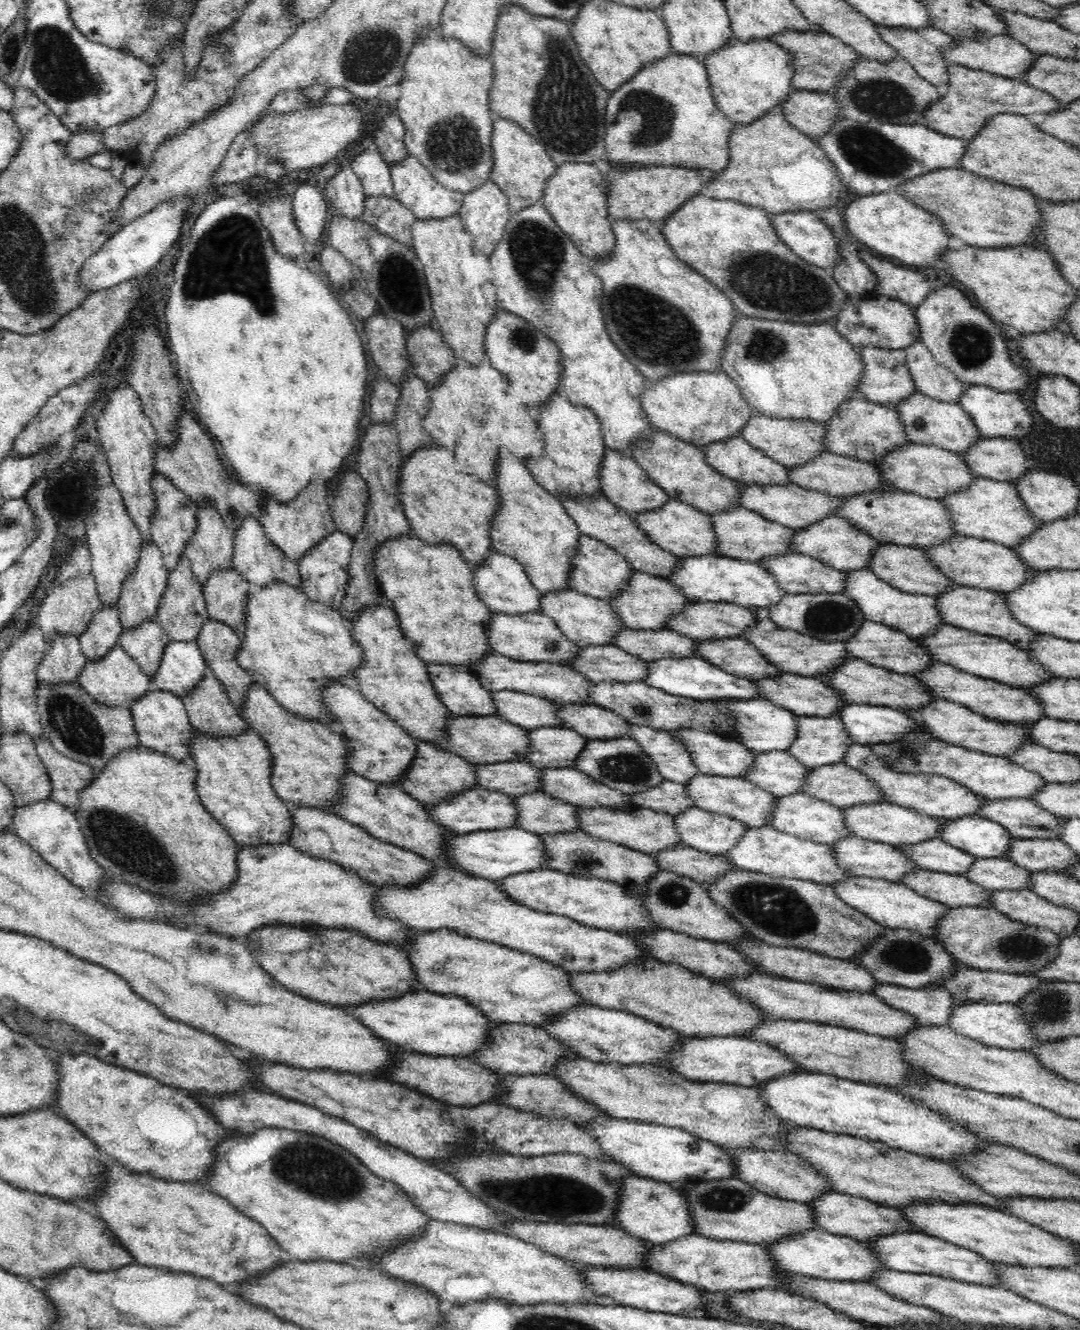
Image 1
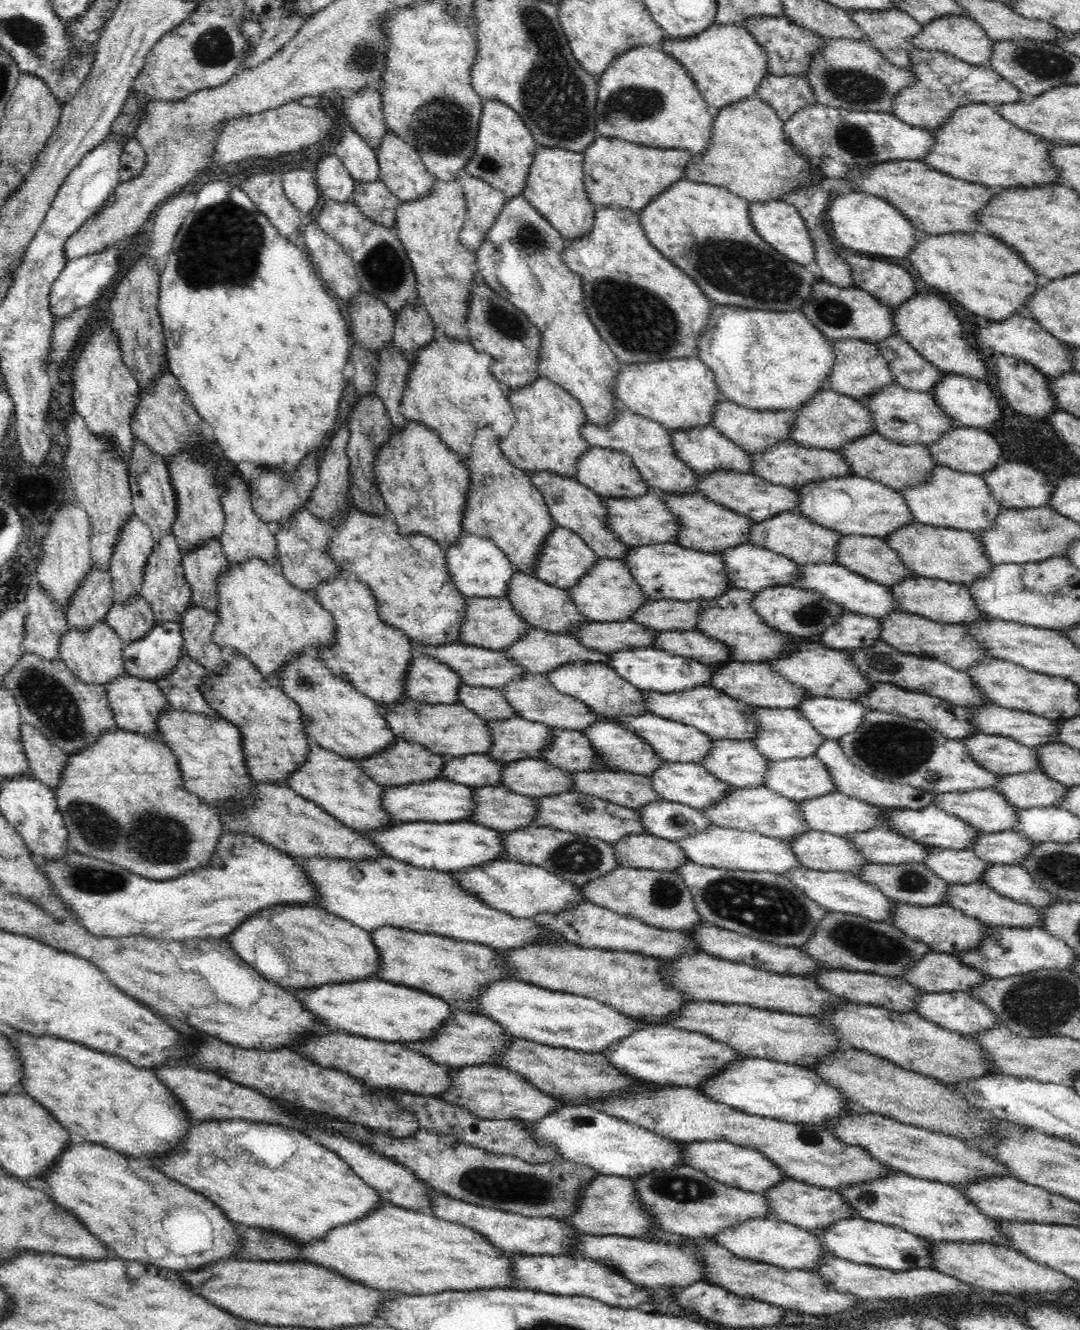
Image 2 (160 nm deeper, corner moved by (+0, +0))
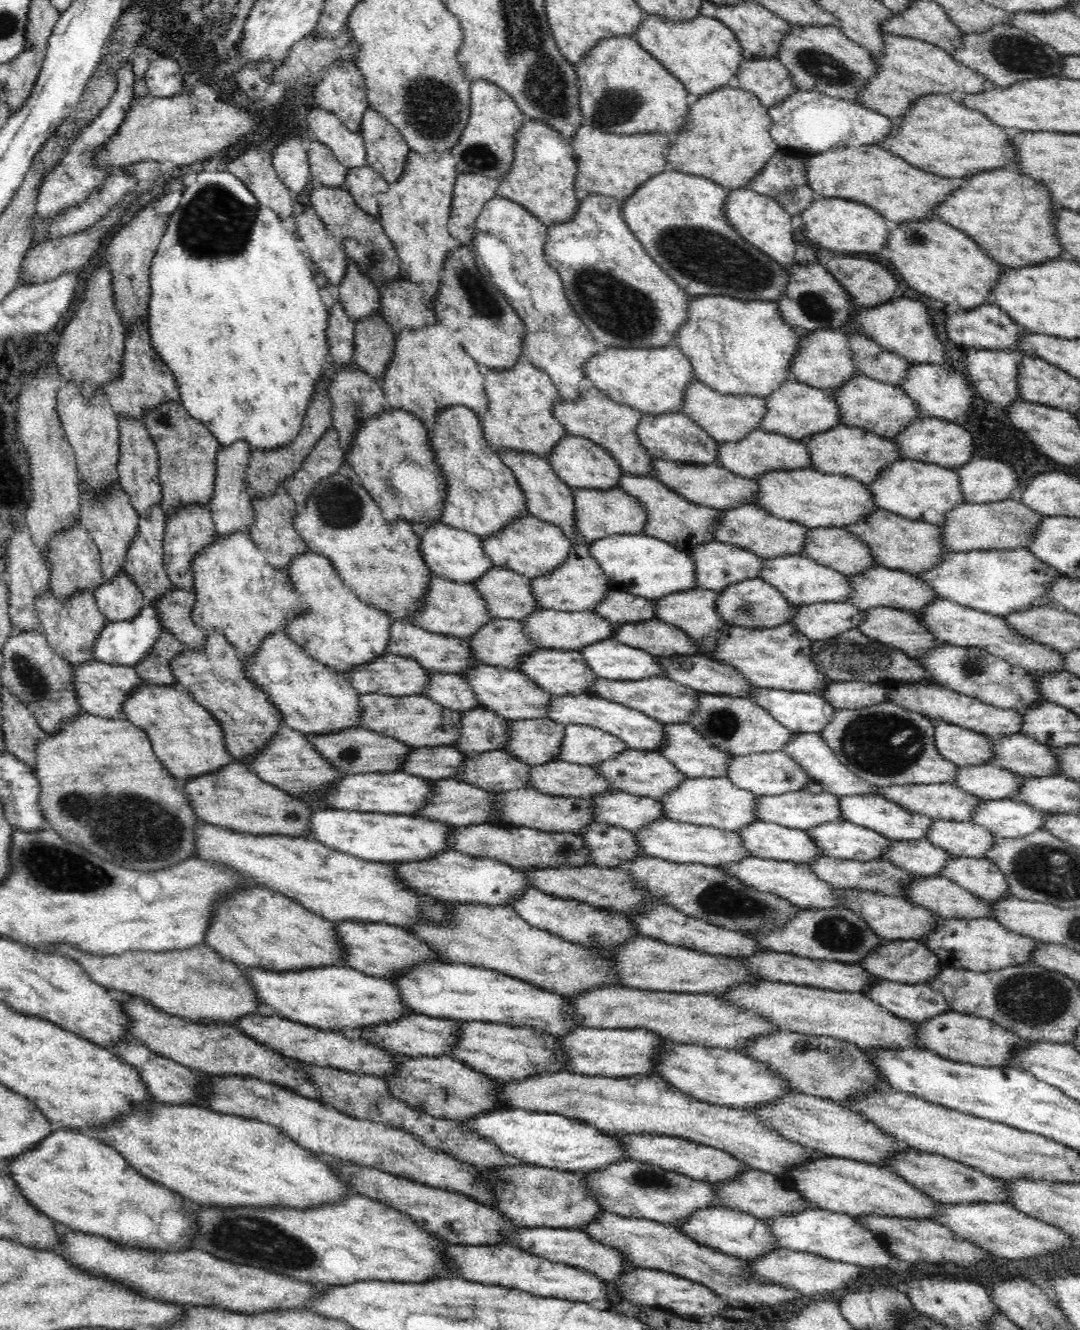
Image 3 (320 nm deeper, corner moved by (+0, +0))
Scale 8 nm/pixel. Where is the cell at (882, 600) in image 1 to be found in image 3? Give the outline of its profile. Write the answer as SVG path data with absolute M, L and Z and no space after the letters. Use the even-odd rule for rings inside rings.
M802 554L764 559L759 570L759 577L777 588L788 602L796 605L815 602L844 603L851 595L851 584L847 575L840 574L828 566L822 566Z

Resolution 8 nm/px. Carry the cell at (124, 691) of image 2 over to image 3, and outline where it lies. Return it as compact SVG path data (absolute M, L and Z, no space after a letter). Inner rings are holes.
M96 659L73 665L71 678L75 682L77 703L86 713L104 718L124 717L122 707L125 698L144 681L133 666L113 665Z

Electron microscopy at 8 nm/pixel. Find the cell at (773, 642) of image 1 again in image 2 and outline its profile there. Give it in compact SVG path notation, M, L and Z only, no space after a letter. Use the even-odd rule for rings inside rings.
M730 587L717 597L700 600L701 611L695 628L728 646L732 661L764 663L786 656L796 648L785 633L768 626L751 607L751 600L755 594L756 592Z

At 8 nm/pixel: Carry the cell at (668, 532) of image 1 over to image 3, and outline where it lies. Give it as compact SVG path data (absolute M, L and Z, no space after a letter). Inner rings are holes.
M572 488L576 501L575 531L585 542L609 537L613 534L643 534L648 524L648 513L642 503L622 489Z

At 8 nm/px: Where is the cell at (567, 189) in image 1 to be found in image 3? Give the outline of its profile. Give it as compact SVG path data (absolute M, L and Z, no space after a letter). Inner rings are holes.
M528 119L515 134L514 164L500 178L497 195L508 198L530 211L546 226L573 217L579 205L575 191L578 160L568 137L538 119Z

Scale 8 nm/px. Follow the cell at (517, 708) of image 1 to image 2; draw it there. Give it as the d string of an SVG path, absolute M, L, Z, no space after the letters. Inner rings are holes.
M462 683L458 691L457 702L485 720L517 716L504 698L503 692L497 688L475 687Z

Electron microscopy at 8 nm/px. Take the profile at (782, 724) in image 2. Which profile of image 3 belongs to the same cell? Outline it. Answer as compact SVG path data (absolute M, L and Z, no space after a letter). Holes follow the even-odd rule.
M700 692L687 725L717 746L718 750L736 756L781 751L794 734L753 700L727 694Z

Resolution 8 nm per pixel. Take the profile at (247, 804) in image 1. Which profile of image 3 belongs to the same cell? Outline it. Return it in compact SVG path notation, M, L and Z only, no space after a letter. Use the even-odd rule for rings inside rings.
M142 681L125 698L122 712L126 719L147 733L154 754L179 782L225 767L234 760L224 744L217 718L180 686Z

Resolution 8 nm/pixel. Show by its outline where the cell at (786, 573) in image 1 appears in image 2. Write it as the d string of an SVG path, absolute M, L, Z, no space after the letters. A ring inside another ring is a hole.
M744 543L718 553L724 563L729 584L734 588L757 593L769 586L791 585L802 577L801 572L799 572L800 564L786 558L783 554L776 554L776 552L768 550L764 546Z

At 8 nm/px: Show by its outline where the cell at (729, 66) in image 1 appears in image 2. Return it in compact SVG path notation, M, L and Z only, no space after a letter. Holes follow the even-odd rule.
M714 23L708 30L692 37L666 36L657 48L685 66L686 72L694 79L700 94L714 112L740 99L757 97L760 81L770 73L765 50L748 31L737 24L720 26Z

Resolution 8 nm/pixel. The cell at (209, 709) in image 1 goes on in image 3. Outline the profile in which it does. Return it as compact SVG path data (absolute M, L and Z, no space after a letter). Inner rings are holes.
M168 629L161 630L160 638L156 642L156 648L150 652L133 667L138 676L153 685L176 685L177 680L172 674L170 663L178 653L188 649L184 643L179 642Z

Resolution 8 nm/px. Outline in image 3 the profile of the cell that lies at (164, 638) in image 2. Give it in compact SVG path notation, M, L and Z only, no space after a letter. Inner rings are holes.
M144 604L140 612L130 620L112 621L107 619L106 624L96 637L94 656L97 661L113 665L134 666L140 662L150 650L156 648L156 642L164 629L156 610L150 604Z

